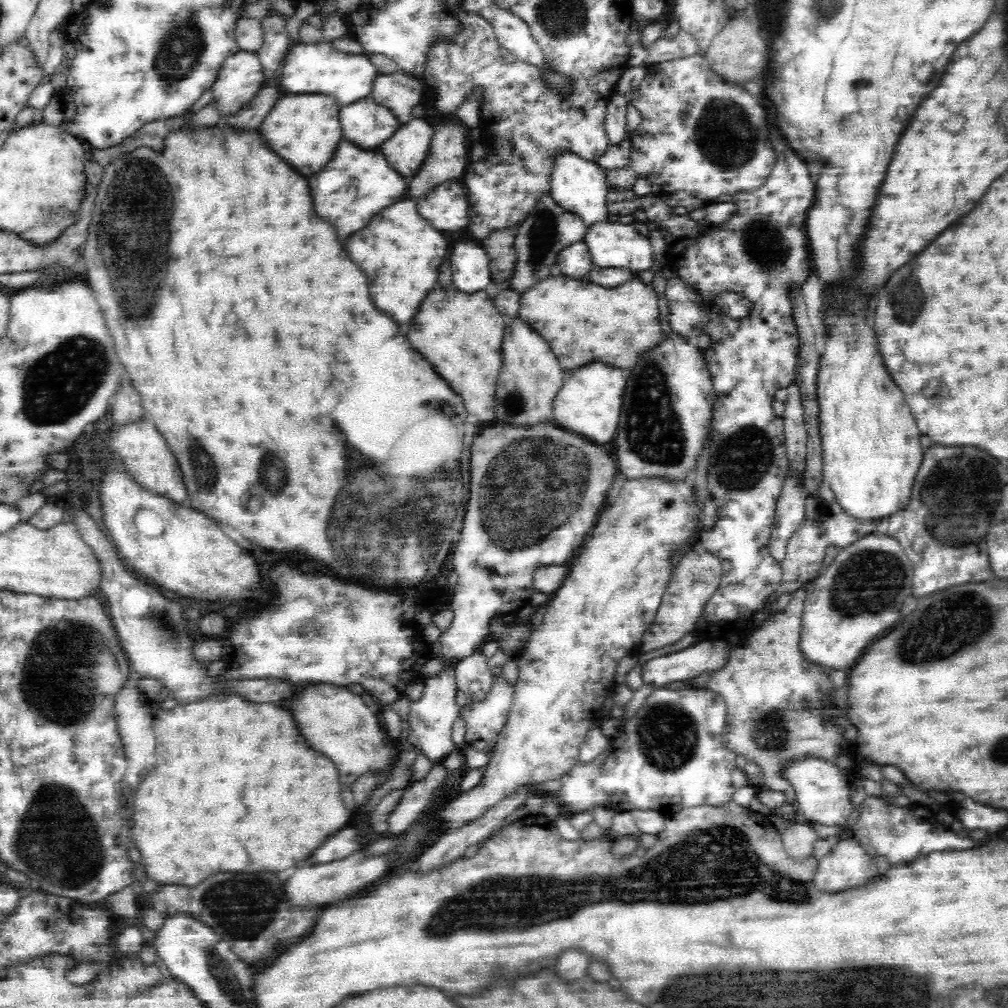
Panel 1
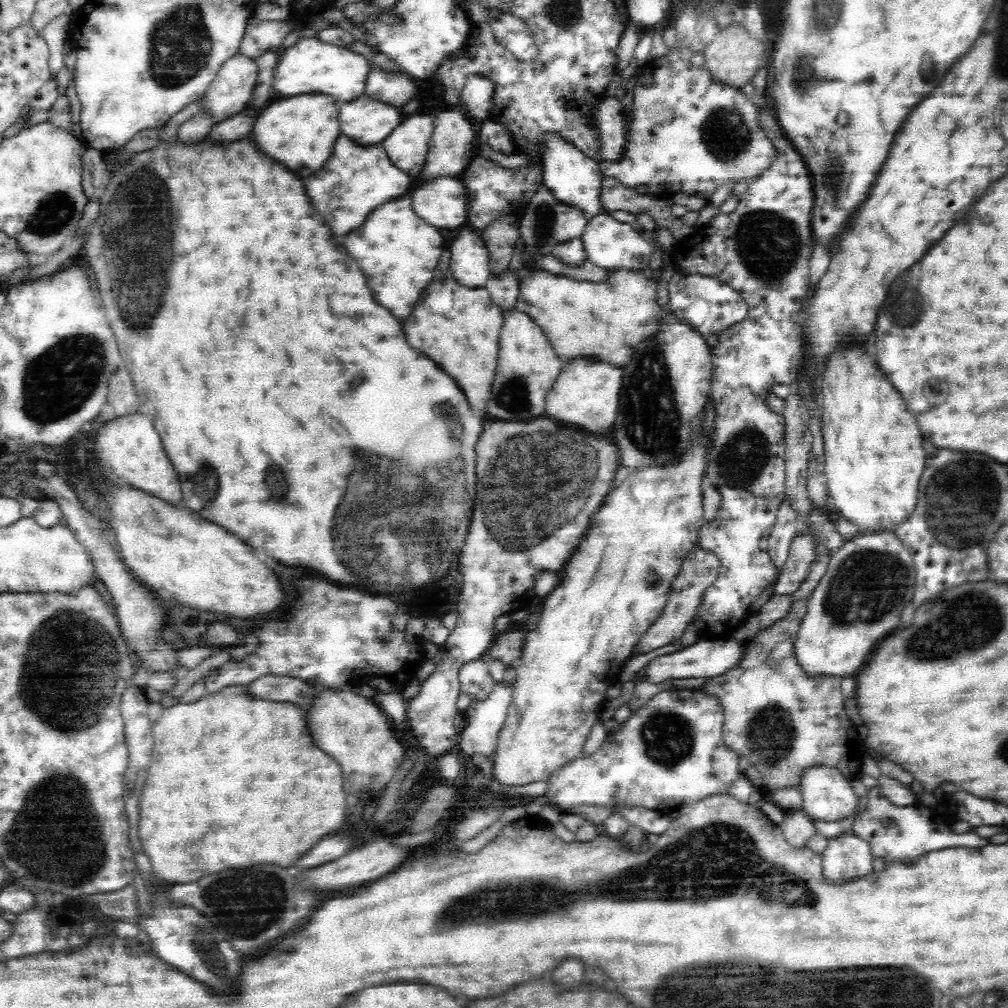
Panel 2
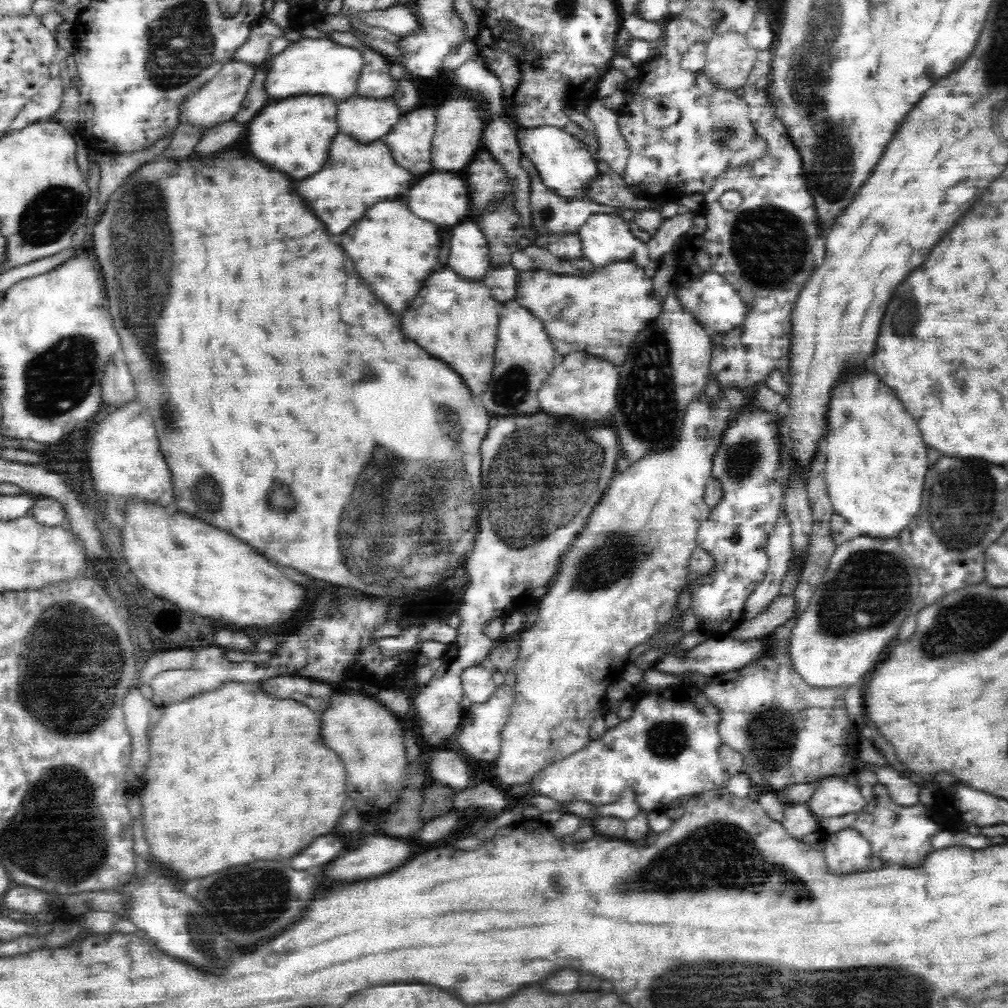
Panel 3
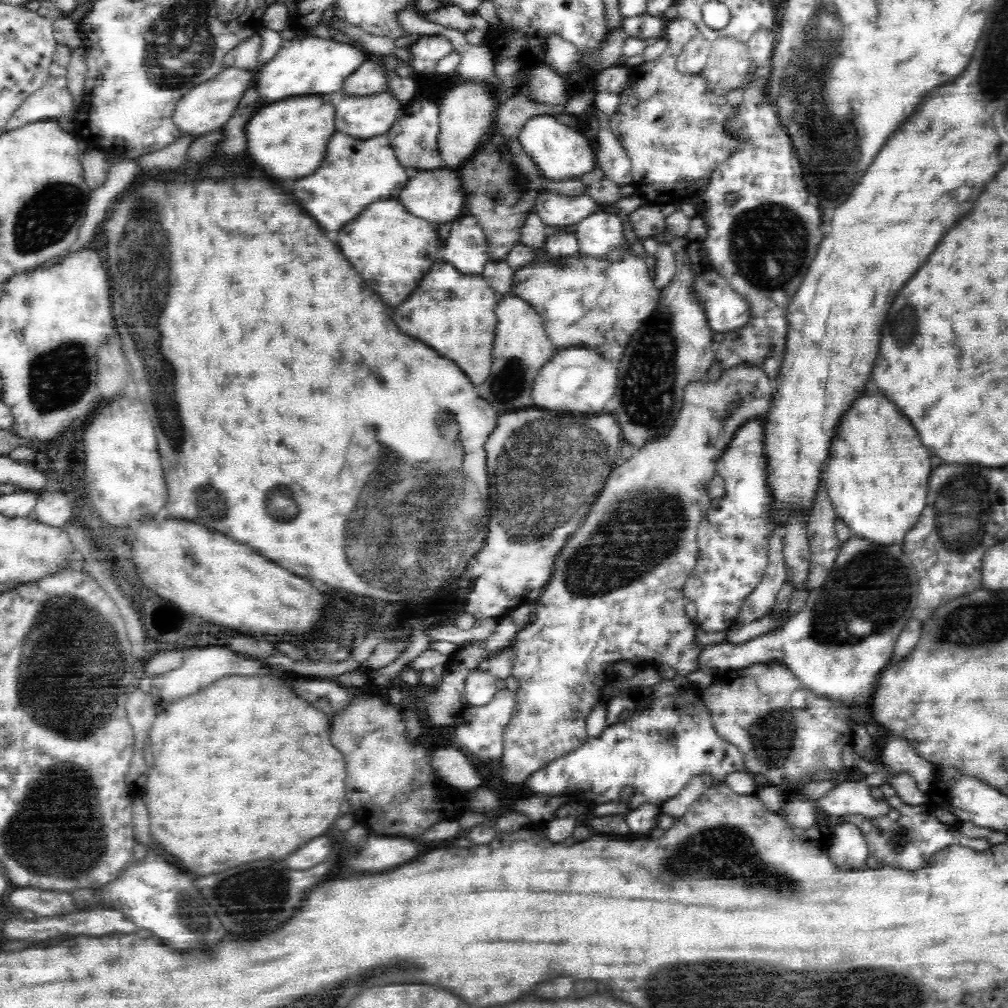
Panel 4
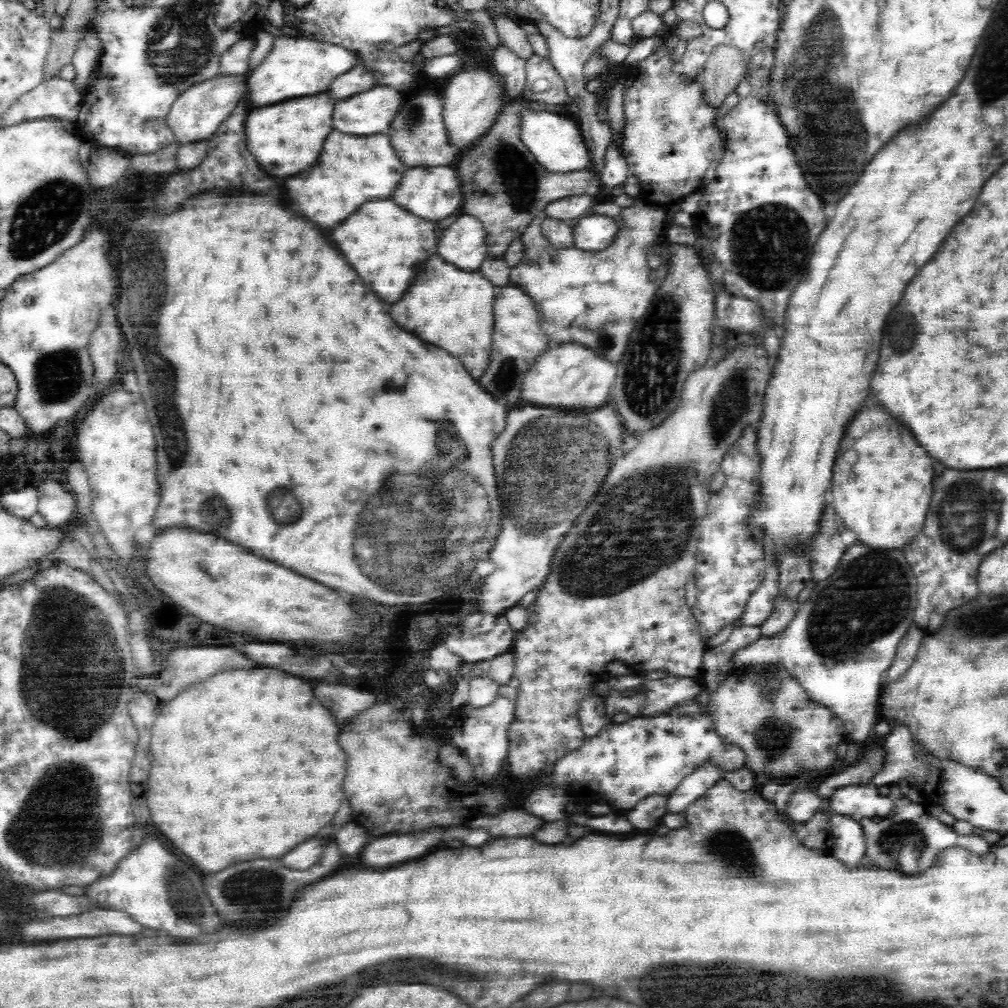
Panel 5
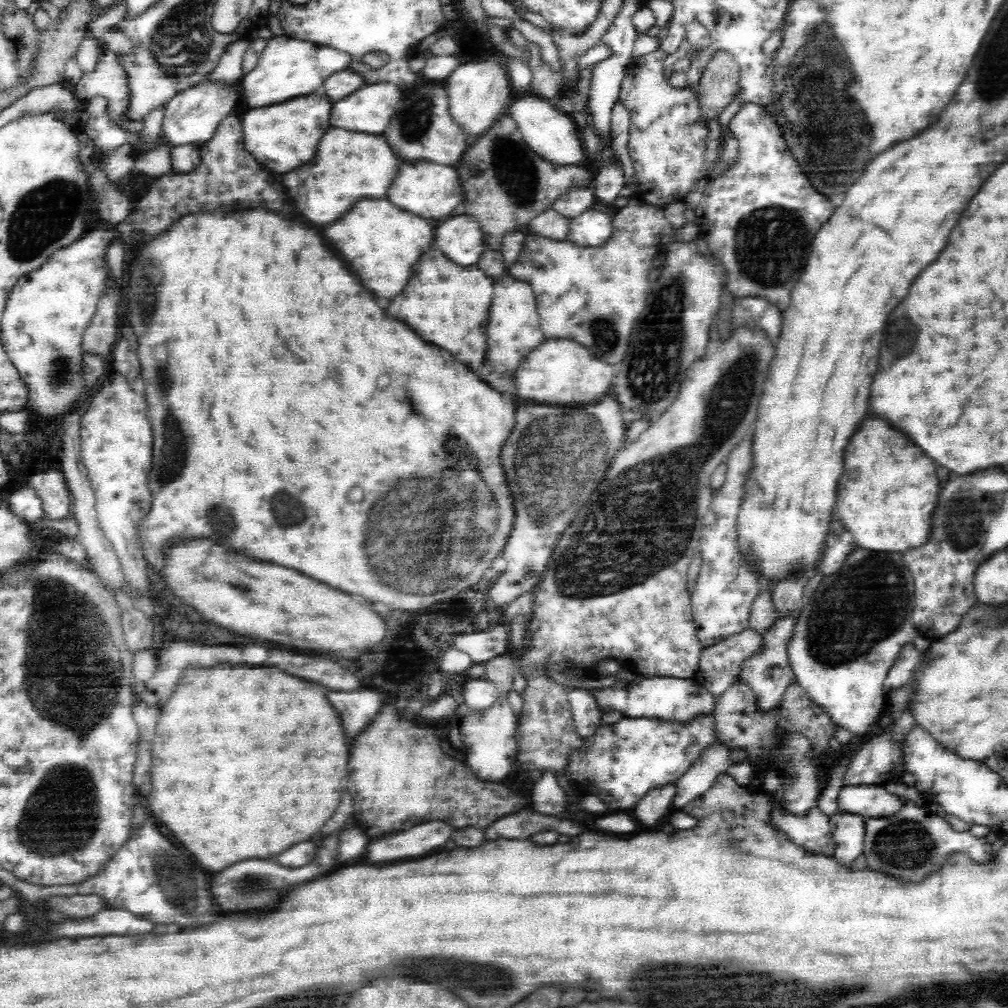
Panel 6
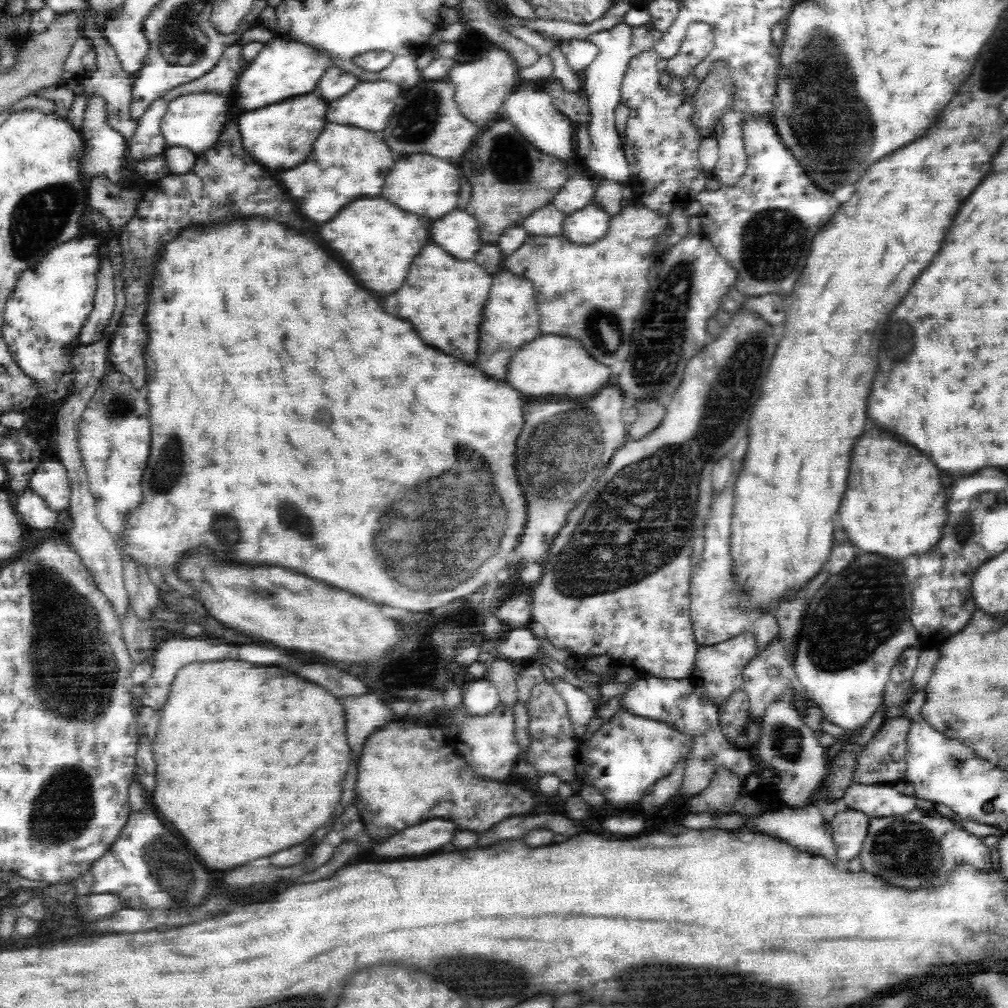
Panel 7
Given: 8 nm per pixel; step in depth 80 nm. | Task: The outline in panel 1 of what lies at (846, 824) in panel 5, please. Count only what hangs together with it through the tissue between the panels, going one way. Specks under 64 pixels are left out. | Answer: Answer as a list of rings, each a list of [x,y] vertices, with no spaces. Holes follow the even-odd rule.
[[[842,840],[838,842],[830,853],[817,865],[812,884],[824,893],[842,892],[844,889],[856,888],[859,885],[867,885],[873,881],[880,873],[876,868],[874,858],[870,857],[863,849],[859,842],[854,840]]]

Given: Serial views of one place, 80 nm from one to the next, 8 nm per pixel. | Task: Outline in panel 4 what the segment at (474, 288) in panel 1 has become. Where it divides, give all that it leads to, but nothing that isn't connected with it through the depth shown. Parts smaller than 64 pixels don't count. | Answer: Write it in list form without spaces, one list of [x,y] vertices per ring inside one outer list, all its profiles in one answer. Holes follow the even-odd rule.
[[[466,214],[451,226],[450,237],[442,241],[440,259],[461,273],[481,276],[490,258],[488,241],[477,218]]]

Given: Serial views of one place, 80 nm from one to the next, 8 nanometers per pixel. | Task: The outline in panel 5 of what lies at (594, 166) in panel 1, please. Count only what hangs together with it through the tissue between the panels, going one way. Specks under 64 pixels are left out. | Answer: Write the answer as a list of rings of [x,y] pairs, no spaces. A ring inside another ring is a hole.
[[[521,110],[521,141],[540,166],[551,173],[585,171],[590,166],[586,143],[577,119],[572,116],[552,114],[547,110]]]

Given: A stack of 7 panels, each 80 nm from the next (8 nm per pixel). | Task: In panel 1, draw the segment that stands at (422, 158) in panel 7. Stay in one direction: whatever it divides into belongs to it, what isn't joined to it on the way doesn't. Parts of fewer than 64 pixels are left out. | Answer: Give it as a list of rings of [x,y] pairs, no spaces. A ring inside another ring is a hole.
[[[444,181],[417,201],[420,216],[440,232],[458,234],[469,225],[469,200],[461,182]]]

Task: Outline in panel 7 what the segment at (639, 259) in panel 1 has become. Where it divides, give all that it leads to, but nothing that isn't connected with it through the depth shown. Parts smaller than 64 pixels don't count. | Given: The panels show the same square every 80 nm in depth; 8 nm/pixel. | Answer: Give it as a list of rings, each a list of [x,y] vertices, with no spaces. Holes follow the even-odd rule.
[[[595,203],[566,216],[562,228],[563,236],[577,245],[594,244],[608,232],[611,217]]]

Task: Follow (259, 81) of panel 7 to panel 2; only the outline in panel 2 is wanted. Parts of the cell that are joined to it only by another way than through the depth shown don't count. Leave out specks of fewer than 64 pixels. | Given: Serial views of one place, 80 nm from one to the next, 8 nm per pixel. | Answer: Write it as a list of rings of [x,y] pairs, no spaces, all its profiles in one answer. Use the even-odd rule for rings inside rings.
[[[301,37],[294,45],[286,48],[279,56],[273,72],[273,91],[280,96],[298,94],[328,94],[336,102],[346,104],[356,100],[365,92],[365,80],[372,66],[368,60],[356,52],[320,39]]]

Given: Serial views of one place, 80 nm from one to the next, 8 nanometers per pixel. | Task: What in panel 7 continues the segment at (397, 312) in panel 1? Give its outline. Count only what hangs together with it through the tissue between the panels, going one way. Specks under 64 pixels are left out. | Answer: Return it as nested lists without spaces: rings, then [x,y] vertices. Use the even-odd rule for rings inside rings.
[[[384,198],[352,202],[320,228],[320,238],[340,256],[364,288],[384,294],[392,294],[400,284],[404,284],[406,270],[416,258],[416,252],[423,248],[424,242],[428,242],[426,228],[418,222],[418,216],[396,208]]]

